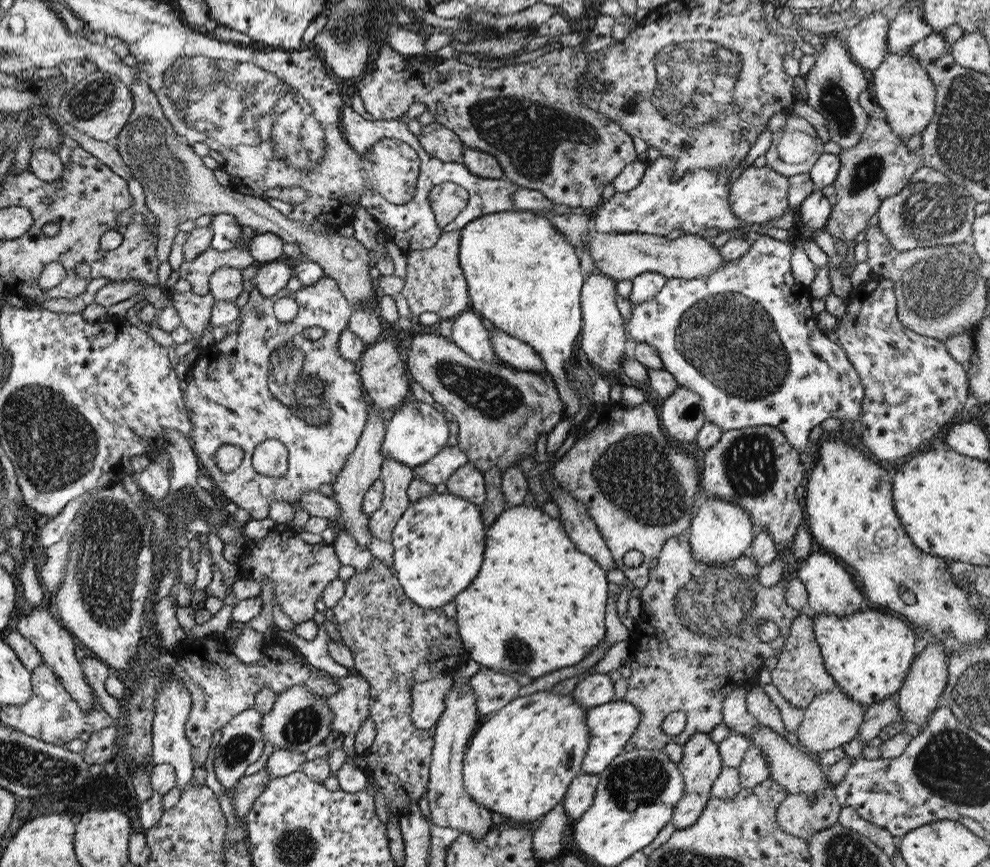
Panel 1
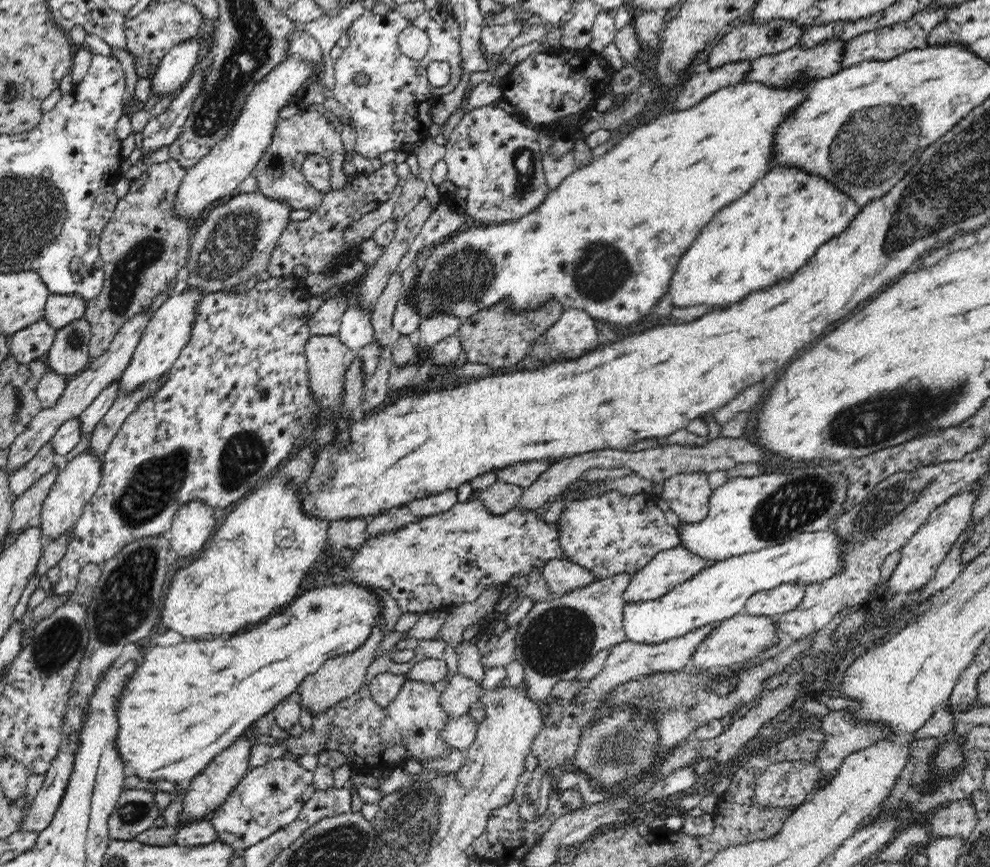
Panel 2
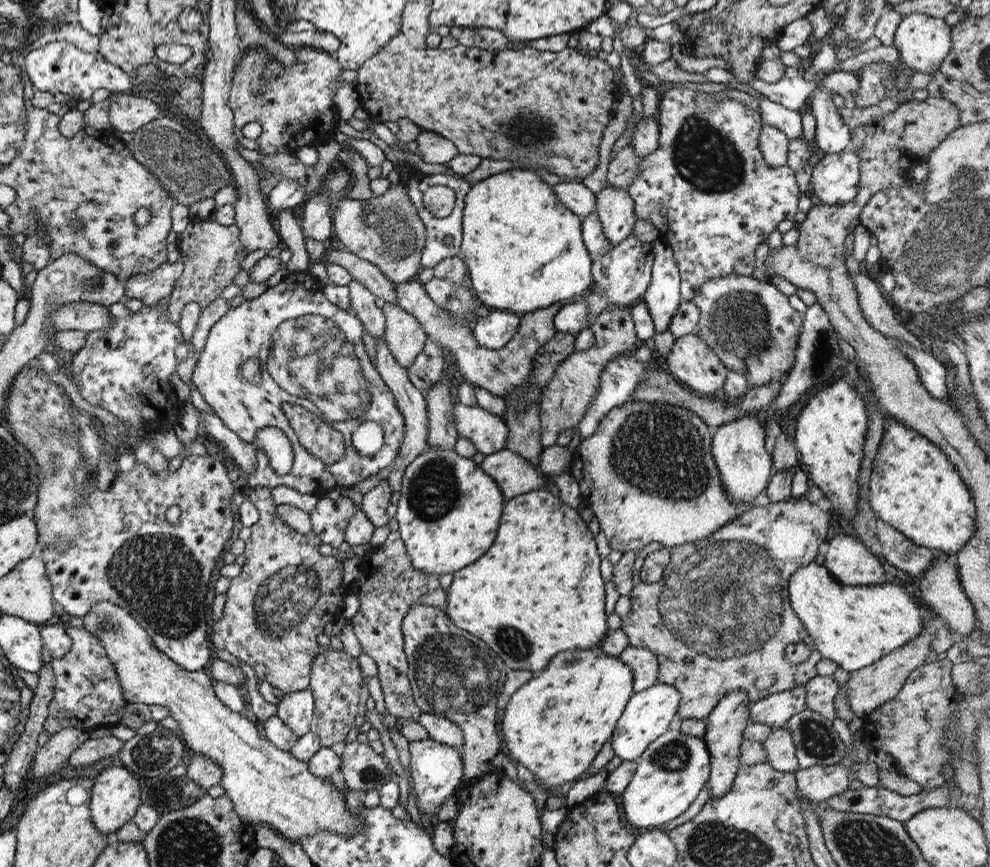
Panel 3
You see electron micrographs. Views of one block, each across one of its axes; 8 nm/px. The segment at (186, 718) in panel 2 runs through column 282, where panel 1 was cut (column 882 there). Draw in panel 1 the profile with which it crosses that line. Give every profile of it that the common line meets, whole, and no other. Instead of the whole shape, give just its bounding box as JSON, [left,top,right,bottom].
[811,608,915,708]

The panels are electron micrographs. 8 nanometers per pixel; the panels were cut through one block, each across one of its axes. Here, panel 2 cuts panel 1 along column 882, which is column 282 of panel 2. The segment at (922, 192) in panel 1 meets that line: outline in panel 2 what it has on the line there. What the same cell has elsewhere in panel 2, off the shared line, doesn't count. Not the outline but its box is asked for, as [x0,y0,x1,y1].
[186,190,295,293]

